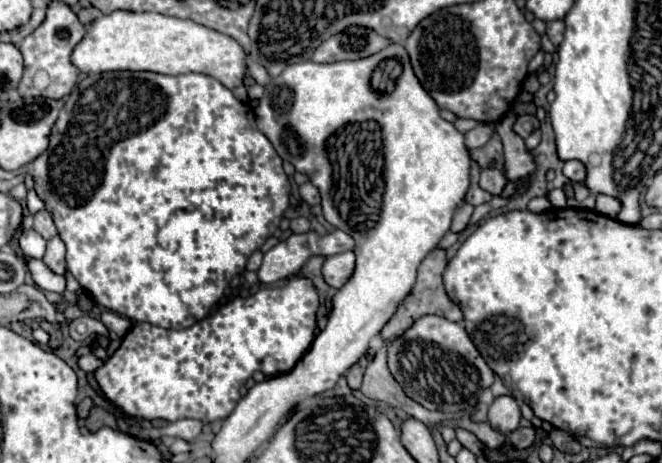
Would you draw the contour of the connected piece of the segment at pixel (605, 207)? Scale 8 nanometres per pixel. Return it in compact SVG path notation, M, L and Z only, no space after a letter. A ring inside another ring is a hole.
M597 195L597 207L595 207L601 215L605 215L605 217L611 217L611 219L615 219L617 217L617 213L621 211L621 205L619 205L619 201L615 199L615 197L609 197L609 195Z

